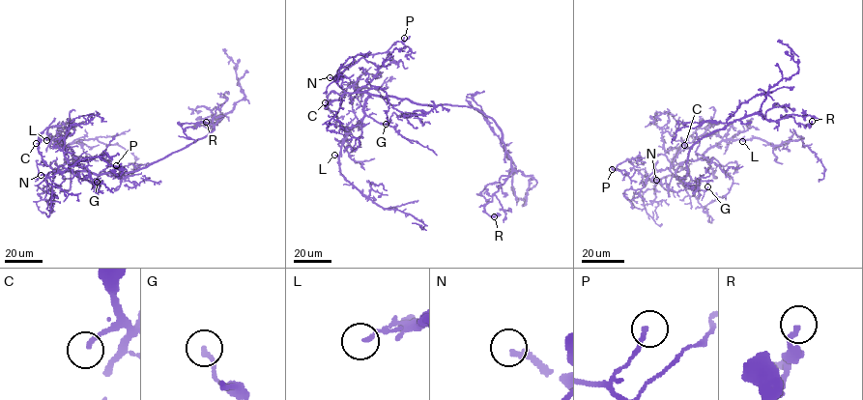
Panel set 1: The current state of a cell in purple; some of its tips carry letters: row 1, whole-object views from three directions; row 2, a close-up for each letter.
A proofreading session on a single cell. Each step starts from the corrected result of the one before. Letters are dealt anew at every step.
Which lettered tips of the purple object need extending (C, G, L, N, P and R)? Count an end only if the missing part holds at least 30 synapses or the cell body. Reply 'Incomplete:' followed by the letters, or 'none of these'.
Incomplete: C, N

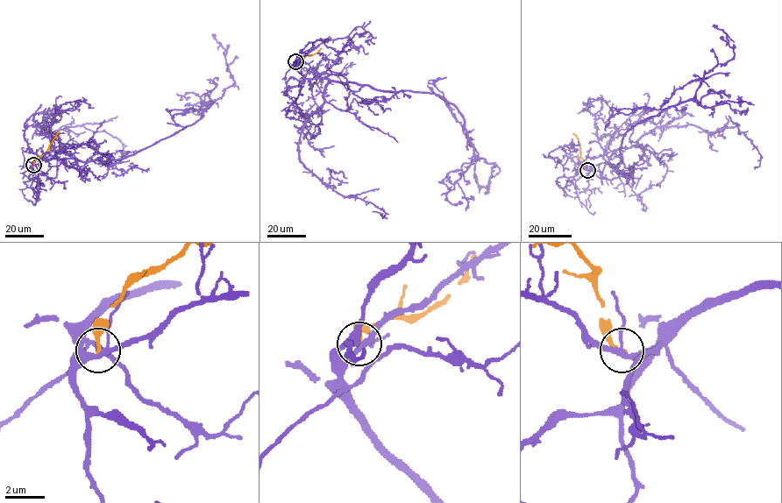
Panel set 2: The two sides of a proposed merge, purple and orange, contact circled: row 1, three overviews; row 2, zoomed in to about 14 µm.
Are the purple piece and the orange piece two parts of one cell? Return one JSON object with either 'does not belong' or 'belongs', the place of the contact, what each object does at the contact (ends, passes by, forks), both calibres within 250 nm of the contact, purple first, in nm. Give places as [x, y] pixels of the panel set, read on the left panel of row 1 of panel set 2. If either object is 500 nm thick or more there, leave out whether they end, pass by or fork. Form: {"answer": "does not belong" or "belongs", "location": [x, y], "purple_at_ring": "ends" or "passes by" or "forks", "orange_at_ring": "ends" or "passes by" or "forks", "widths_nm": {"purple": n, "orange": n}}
{"answer": "does not belong", "location": [33, 165], "purple_at_ring": "forks", "orange_at_ring": "ends", "widths_nm": {"purple": 240, "orange": 200}}

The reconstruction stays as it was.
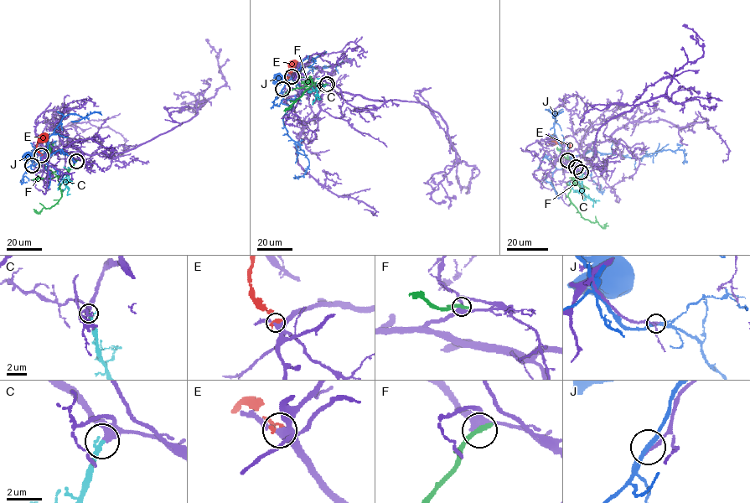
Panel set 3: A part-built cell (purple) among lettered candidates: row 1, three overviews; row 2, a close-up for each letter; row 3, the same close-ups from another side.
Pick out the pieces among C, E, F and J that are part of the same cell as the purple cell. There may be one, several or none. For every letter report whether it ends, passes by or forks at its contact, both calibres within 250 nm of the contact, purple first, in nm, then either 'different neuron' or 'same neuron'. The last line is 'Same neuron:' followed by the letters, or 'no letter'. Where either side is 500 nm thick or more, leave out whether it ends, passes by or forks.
C: it ends there; 320 nm thick on the purple side, 280 nm on the other; same neuron
E: it ends there; 420 nm thick on the purple side, 340 nm on the other; different neuron
F: it ends there; 340 nm thick on the purple side, 360 nm on the other; different neuron
J: it passes by; 200 nm thick on the purple side, 260 nm on the other; different neuron
Same neuron: C

